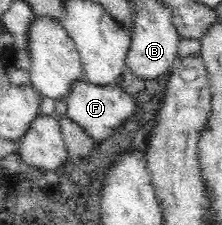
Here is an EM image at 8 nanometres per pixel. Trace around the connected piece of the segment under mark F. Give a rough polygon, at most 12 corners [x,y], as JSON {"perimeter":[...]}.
{"perimeter":[[77,78],[66,115],[97,142],[125,124],[134,99]]}

